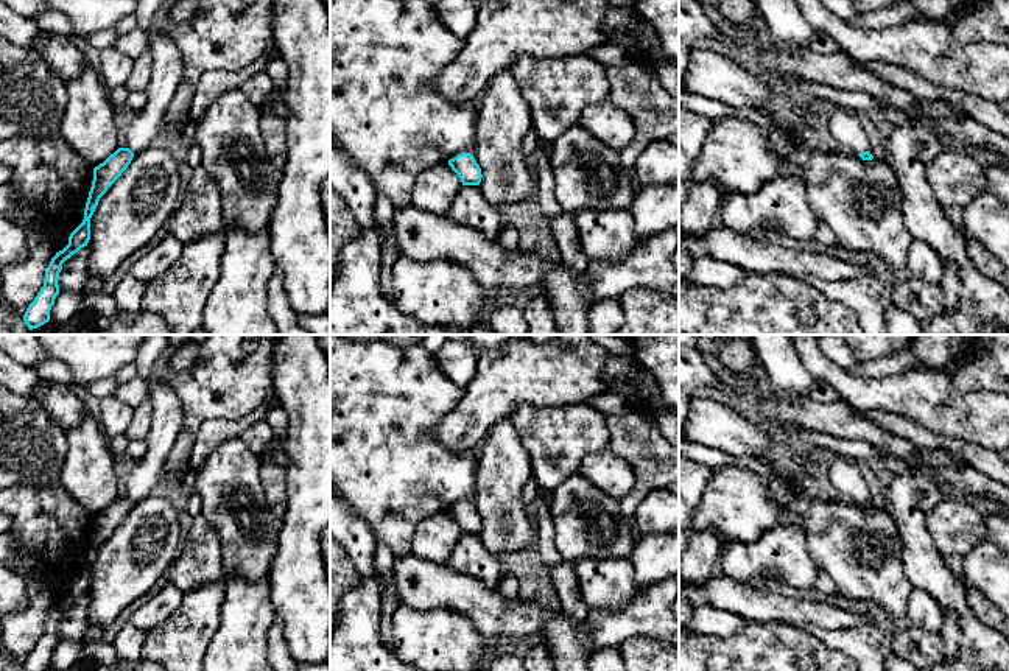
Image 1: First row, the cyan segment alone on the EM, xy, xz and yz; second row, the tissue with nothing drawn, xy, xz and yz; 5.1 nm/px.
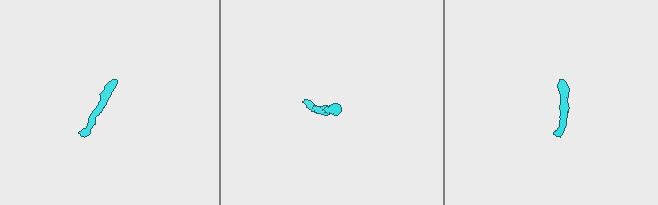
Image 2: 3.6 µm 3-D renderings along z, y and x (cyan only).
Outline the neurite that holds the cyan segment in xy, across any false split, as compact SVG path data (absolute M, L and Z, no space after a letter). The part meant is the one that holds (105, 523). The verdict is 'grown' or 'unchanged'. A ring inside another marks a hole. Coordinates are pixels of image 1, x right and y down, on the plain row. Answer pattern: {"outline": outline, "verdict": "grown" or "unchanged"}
{"outline": "M148 381L148 386L149 402L153 405L153 422L145 437L148 450L137 461L137 465L126 480L126 495L118 497L103 512L93 517L93 529L84 557L84 568L70 582L69 593L51 607L45 620L44 635L23 663L25 671L50 669L50 659L59 643L58 627L62 612L81 596L87 595L90 588L90 567L100 546L121 525L132 506L149 495L154 484L163 476L165 462L184 425L184 409L179 397L167 391L160 381Z", "verdict": "grown"}

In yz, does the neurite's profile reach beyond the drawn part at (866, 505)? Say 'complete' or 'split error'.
split error

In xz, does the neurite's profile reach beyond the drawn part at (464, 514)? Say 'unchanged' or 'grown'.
unchanged

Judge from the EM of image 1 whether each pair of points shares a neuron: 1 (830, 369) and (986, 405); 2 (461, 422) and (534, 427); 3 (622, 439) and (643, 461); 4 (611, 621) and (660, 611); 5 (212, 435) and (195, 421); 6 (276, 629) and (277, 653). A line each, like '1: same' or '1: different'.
1: same
2: different
3: same
4: same
5: different
6: same

